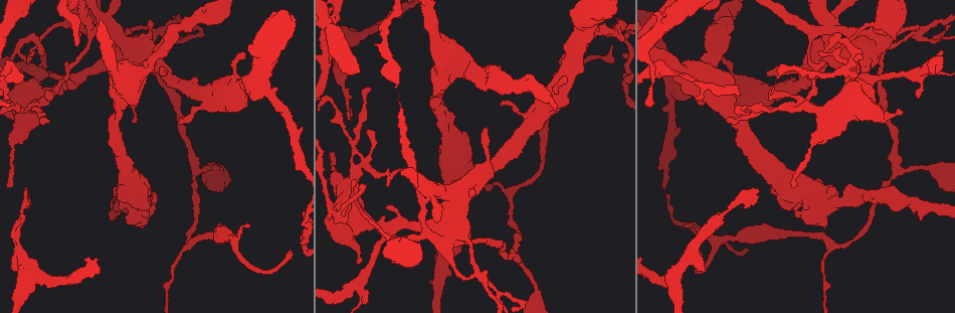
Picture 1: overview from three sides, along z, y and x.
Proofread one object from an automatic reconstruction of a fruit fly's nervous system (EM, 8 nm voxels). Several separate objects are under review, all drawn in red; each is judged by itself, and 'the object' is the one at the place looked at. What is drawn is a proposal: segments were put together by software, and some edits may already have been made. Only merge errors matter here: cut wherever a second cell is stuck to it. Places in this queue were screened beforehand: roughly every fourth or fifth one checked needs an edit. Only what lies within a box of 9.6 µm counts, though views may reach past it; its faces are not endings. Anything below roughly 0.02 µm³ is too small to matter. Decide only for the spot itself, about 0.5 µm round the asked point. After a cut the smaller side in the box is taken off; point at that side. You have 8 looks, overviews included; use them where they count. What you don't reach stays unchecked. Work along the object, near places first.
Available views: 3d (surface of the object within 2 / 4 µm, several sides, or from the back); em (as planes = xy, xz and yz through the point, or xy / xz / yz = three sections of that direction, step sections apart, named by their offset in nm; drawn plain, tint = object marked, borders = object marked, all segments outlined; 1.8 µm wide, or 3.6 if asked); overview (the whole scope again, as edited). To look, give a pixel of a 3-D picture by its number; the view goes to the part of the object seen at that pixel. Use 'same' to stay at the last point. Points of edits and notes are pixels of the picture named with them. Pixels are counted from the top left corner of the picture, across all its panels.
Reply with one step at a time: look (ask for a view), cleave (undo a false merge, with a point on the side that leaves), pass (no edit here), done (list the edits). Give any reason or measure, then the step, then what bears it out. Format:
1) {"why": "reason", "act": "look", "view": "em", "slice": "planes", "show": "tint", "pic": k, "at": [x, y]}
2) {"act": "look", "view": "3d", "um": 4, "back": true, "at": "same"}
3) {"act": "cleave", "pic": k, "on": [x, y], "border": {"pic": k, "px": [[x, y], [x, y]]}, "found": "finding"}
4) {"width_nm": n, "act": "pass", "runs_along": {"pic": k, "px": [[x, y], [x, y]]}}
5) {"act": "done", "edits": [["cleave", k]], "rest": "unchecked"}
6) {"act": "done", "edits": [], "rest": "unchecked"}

{"why": "calibre changes", "act": "look", "view": "em", "um": 3.6, "slice": "xz", "step": 16, "show": "tint", "pic": 1, "at": [713, 96]}

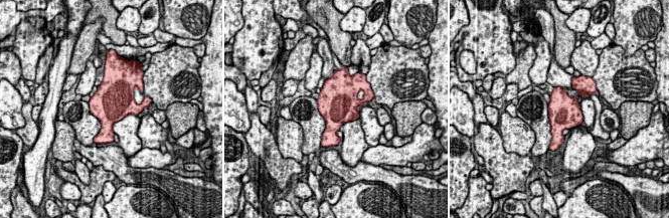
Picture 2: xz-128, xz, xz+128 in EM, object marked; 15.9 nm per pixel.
{"why": "cut it another way", "act": "look", "view": "em", "um": 3.6, "slice": "planes", "show": "tint", "at": "same"}

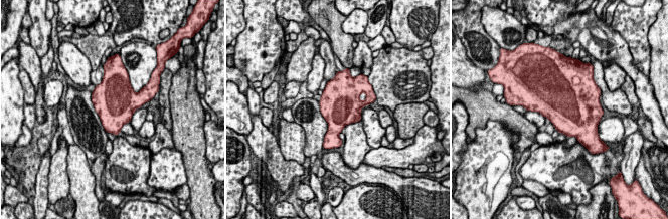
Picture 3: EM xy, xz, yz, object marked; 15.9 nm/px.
{"act": "pass", "found": "continuous, no second cell"}

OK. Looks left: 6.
{"why": "three-way junction", "act": "look", "view": "em", "slice": "yz", "step": 8, "show": "tint", "pic": 1, "at": [38, 104]}

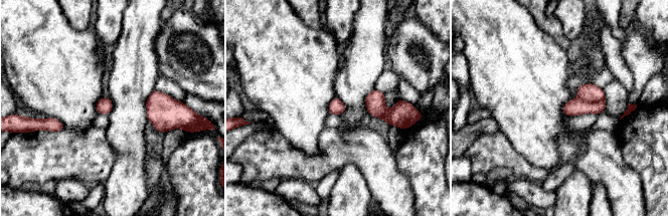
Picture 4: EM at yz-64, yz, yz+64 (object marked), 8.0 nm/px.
{"act": "cleave", "pic": 4, "on": [575, 106], "found": "two cells meet here"}

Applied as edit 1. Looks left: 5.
{"why": "see it whole again", "act": "look", "view": "overview"}

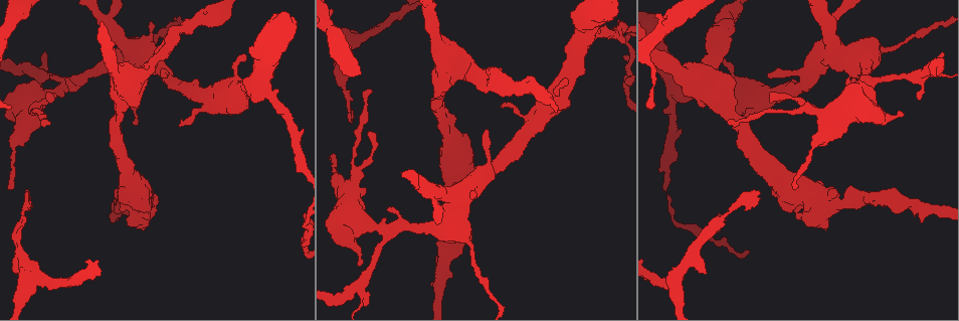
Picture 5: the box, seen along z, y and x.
{"why": "sudden change in width", "act": "look", "view": "3d", "um": 4, "pic": 5, "at": [132, 182]}

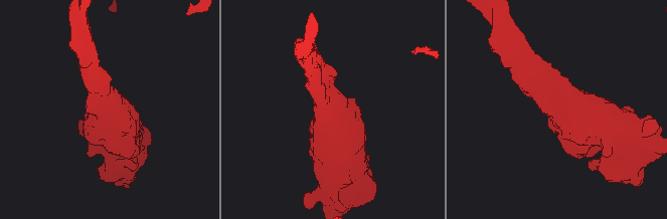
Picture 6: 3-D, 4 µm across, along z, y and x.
{"act": "look", "view": "em", "slice": "xy", "step": 8, "show": "tint", "pic": 6, "at": [559, 102]}

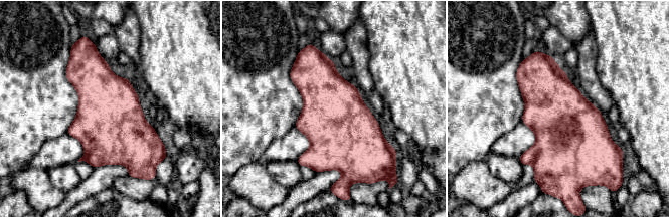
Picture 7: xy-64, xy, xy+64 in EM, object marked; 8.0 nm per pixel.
{"why": "another direction", "act": "look", "view": "em", "slice": "planes", "show": "tint", "at": "same"}

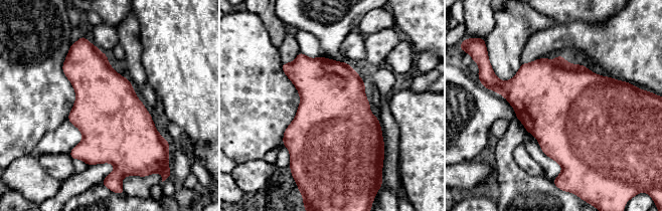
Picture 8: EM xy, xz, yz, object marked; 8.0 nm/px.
{"act": "pass", "found": "all the same cell"}

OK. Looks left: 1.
{"act": "done", "edits": [["cleave", 4]], "rest": "unchecked"}

